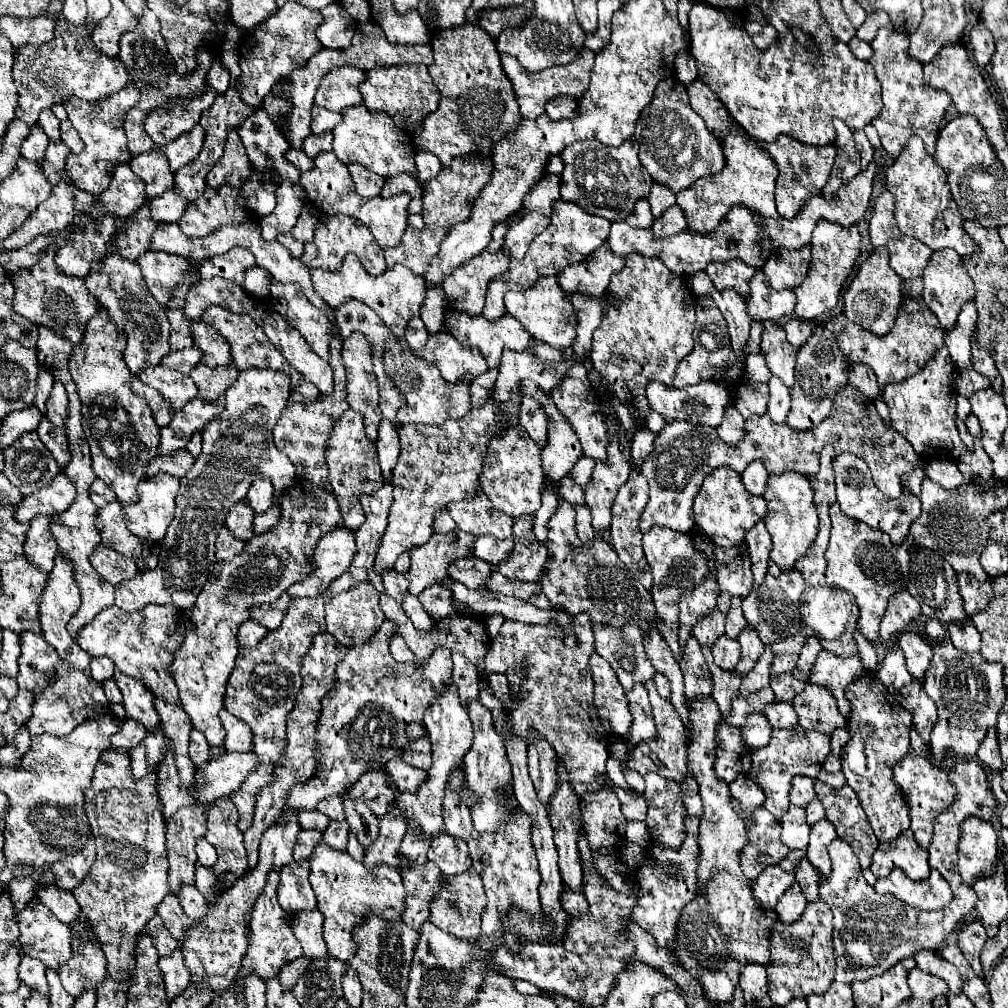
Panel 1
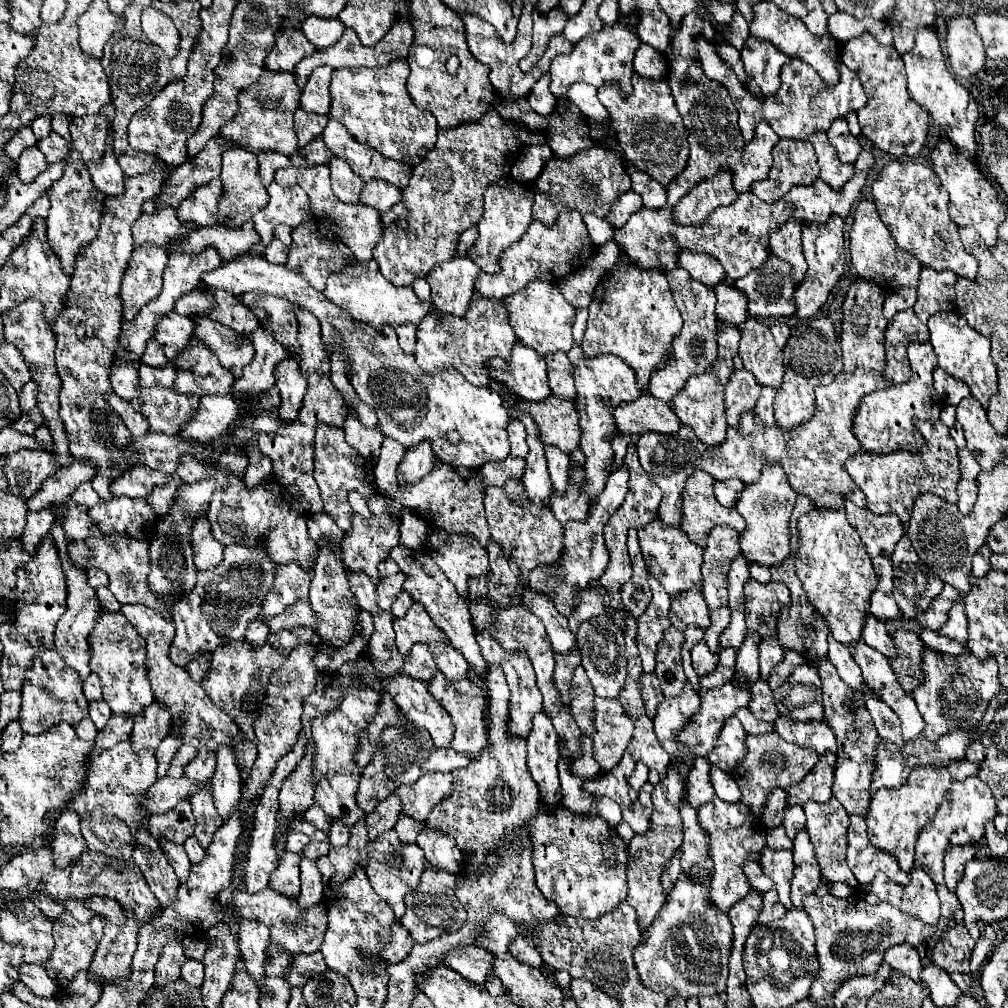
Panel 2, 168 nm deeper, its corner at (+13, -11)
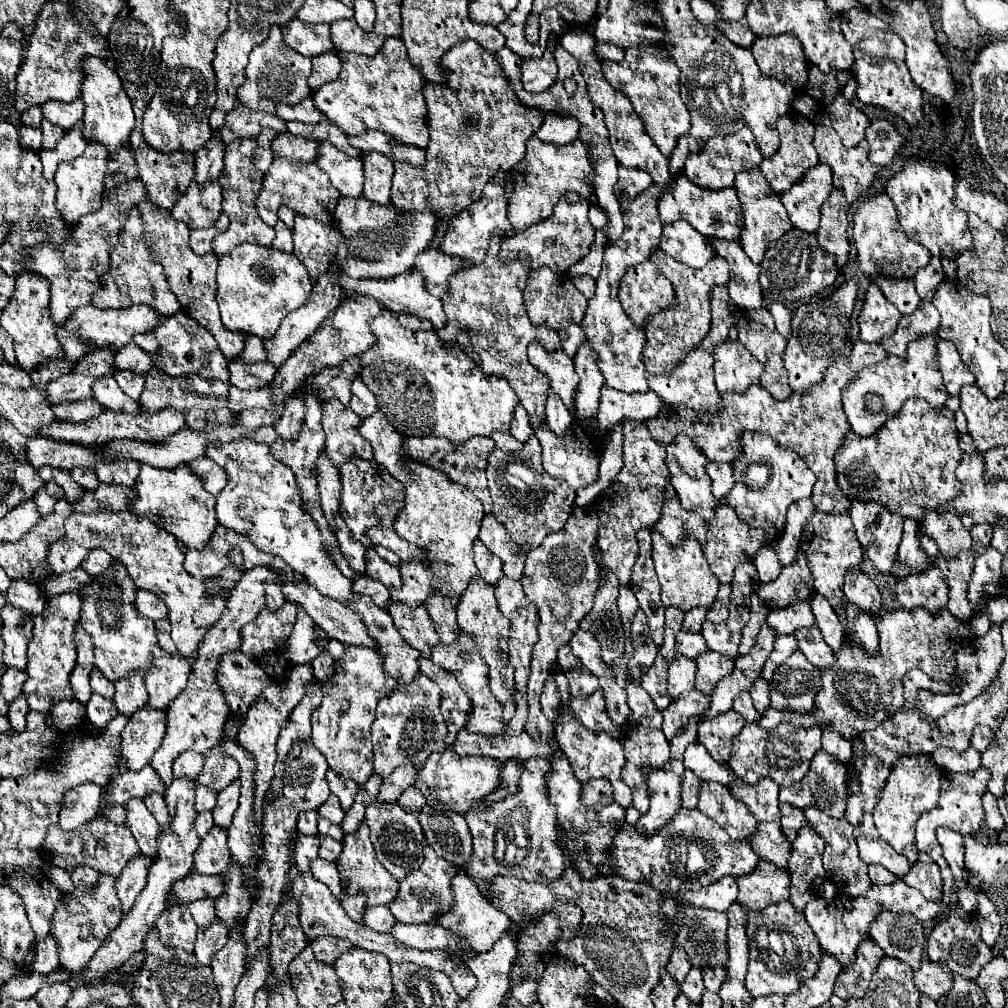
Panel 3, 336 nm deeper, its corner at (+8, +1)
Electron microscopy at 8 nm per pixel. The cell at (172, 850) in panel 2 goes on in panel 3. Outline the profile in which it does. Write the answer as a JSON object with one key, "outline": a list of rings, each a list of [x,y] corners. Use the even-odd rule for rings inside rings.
{"outline":[[[150,794],[150,796],[146,796],[144,804],[146,804],[146,808],[152,812],[152,816],[158,820],[158,824],[170,826],[170,814],[168,814],[168,808],[166,808],[162,796],[158,796],[158,794]]]}

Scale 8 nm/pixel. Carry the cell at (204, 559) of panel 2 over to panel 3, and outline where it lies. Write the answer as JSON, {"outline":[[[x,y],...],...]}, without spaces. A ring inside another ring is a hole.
{"outline":[[[140,464],[140,474],[134,488],[138,492],[138,498],[130,502],[130,508],[136,514],[150,518],[158,528],[174,534],[176,540],[182,540],[188,548],[202,550],[206,546],[218,524],[214,512],[216,498],[202,488],[198,476],[194,476],[194,472],[186,464],[180,464],[172,470]]]}

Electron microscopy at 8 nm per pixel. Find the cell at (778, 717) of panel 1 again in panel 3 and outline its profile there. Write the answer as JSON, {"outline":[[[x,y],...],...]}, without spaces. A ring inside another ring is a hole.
{"outline":[[[740,692],[740,694],[734,698],[732,710],[738,712],[740,716],[744,716],[746,722],[758,722],[758,720],[760,720],[760,714],[758,714],[758,712],[754,710],[754,706],[752,706],[750,692]]]}

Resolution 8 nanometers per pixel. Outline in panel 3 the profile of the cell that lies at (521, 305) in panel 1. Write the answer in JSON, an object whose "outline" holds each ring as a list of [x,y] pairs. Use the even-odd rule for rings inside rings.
{"outline":[[[546,266],[530,272],[526,288],[524,288],[524,306],[534,324],[550,324],[556,330],[562,330],[570,322],[582,320],[586,312],[586,304],[588,304],[588,298],[574,288],[572,280],[566,274],[556,274]]]}

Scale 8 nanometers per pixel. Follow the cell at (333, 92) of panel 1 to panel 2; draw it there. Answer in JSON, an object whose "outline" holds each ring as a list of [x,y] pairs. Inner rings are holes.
{"outline":[[[321,66],[321,68],[313,70],[311,78],[307,80],[307,84],[301,92],[301,108],[305,112],[329,114],[331,72],[333,72],[333,68],[329,68],[329,66]]]}

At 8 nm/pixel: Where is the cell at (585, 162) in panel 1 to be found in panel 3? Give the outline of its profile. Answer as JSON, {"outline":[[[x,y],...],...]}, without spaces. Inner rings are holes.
{"outline":[[[536,136],[526,142],[526,158],[518,162],[510,174],[514,180],[514,194],[508,200],[508,220],[514,232],[524,232],[530,224],[552,216],[552,208],[566,192],[578,192],[584,198],[592,196],[594,170],[588,162],[588,144],[574,140],[572,144],[544,144]]]}

